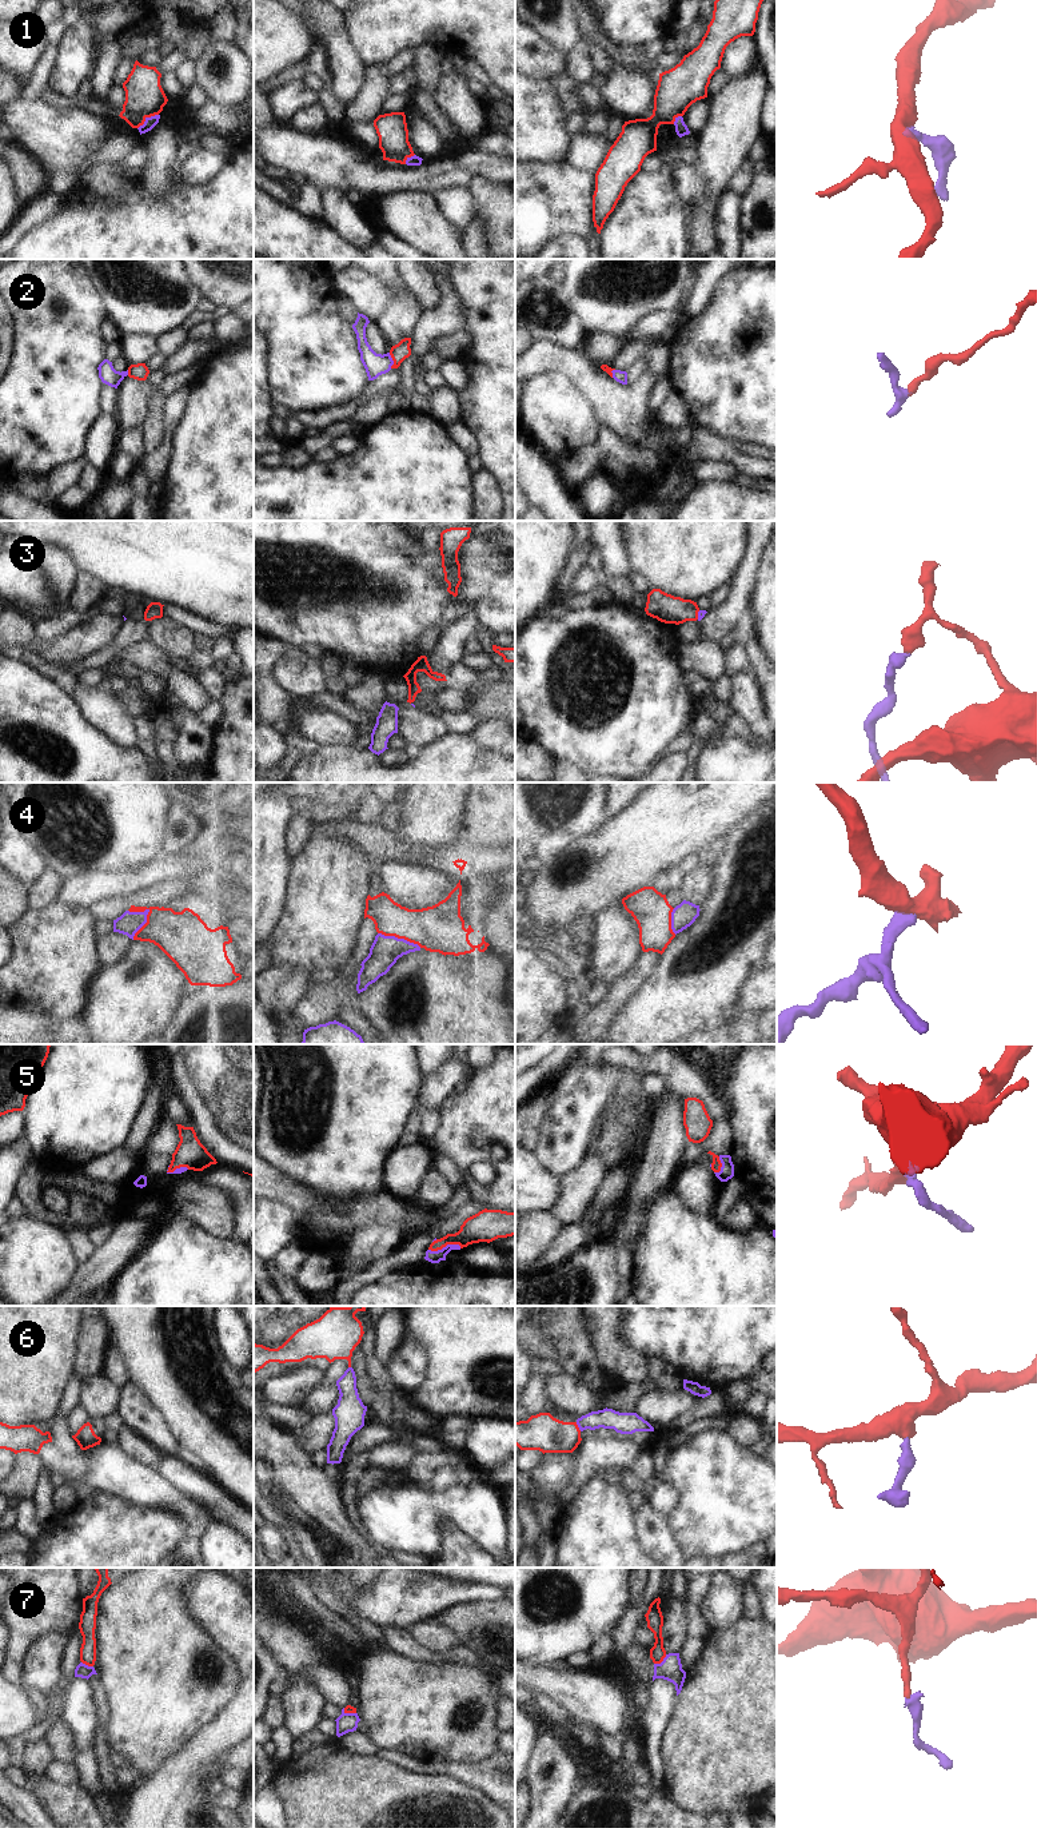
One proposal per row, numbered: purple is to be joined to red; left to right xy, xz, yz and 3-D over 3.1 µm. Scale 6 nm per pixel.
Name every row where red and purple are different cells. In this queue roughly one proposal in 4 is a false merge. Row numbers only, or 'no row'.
1, 4, 7.

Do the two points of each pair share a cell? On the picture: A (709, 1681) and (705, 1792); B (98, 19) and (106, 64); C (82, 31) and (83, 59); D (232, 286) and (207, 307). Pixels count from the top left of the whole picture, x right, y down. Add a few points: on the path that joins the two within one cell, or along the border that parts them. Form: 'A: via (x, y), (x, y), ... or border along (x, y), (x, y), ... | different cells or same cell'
A: via (709, 1709), (709, 1764) | same cell
B: via (107, 30), (107, 54) | same cell
C: via (82, 38), (82, 52) | same cell
D: border along (202, 297), (216, 305) | different cells

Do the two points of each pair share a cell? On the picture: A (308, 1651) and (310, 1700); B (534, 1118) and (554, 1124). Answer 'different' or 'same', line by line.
A: same
B: different

